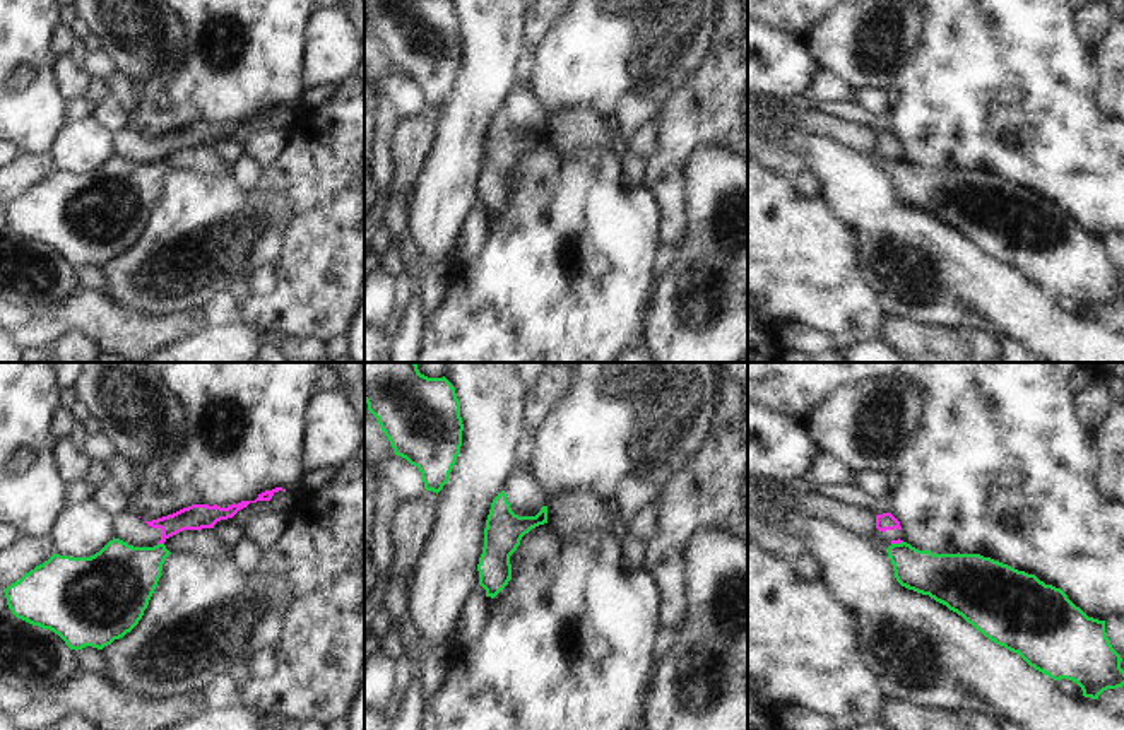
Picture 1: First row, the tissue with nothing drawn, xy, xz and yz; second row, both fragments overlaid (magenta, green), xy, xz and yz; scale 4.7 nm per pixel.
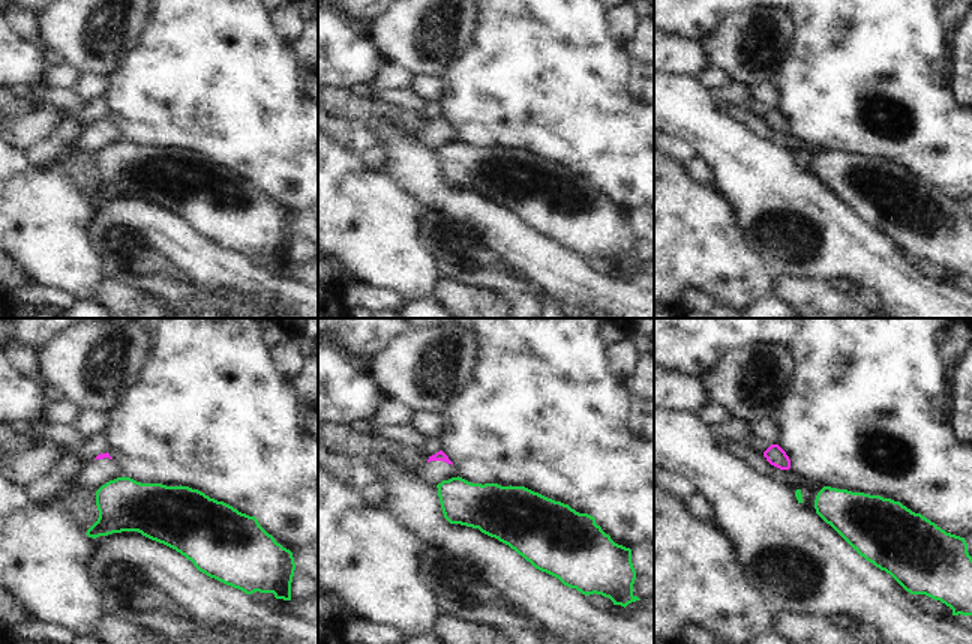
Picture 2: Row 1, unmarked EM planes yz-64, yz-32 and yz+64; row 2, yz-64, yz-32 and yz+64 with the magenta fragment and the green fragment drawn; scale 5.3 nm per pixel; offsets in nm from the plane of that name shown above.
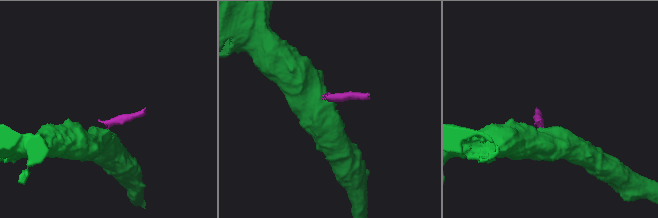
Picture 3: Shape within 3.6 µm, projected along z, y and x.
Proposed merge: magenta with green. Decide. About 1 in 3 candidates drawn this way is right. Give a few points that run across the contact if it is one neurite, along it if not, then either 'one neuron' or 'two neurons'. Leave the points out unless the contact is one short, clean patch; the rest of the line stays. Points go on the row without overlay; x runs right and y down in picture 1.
line xy (158, 159), (163, 161); two neurons

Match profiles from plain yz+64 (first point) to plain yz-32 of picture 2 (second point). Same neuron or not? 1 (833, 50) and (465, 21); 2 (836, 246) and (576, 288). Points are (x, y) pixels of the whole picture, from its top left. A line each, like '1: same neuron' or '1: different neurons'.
1: different neurons
2: same neuron

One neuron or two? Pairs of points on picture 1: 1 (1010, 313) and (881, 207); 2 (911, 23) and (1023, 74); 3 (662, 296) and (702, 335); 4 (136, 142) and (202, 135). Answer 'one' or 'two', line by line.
1: one
2: two
3: one
4: one

